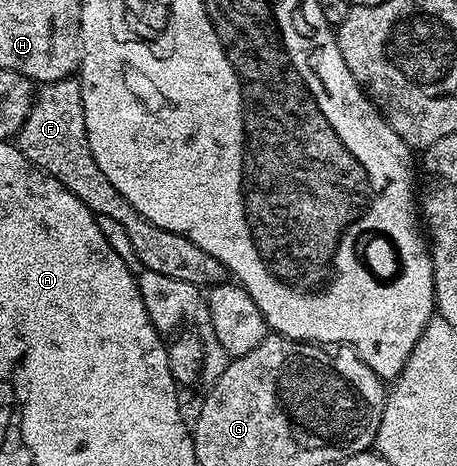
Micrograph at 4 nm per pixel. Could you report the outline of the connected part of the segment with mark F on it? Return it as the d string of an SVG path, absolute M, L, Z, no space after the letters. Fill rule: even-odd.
M77 77L61 78L37 87L34 103L16 135L16 145L33 166L39 166L48 176L60 180L60 184L64 184L64 188L68 188L68 192L72 192L72 196L83 202L94 215L109 216L119 222L132 239L143 270L161 272L163 276L172 276L199 288L213 288L227 281L228 271L216 256L208 256L208 252L192 244L192 240L168 232L140 216L140 212L116 192L108 176L100 172L100 164L96 164L96 156L92 156L92 148L88 148L82 84Z

